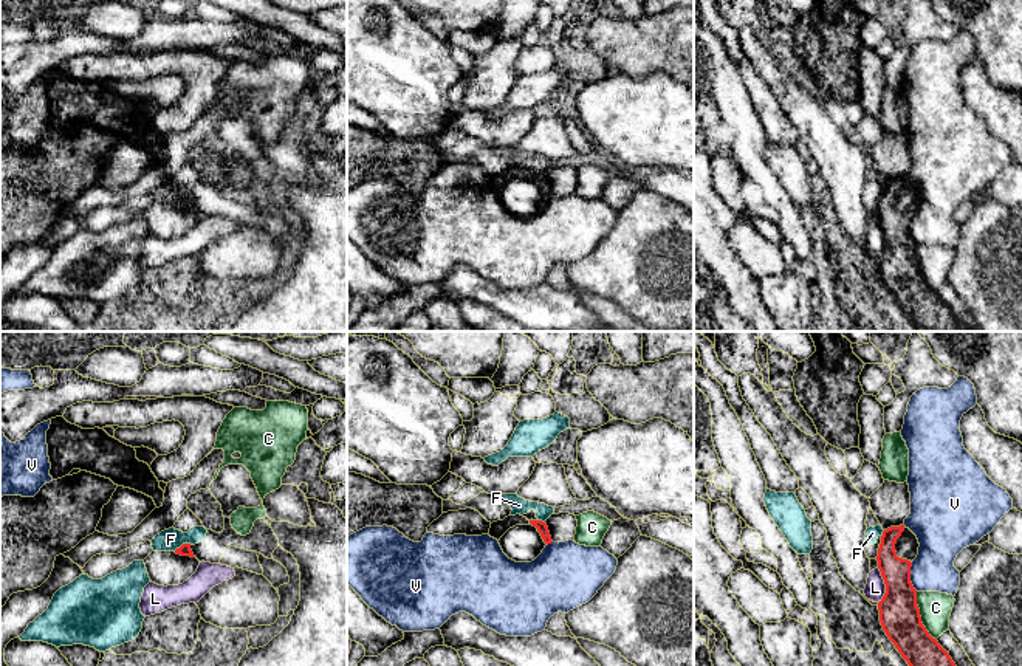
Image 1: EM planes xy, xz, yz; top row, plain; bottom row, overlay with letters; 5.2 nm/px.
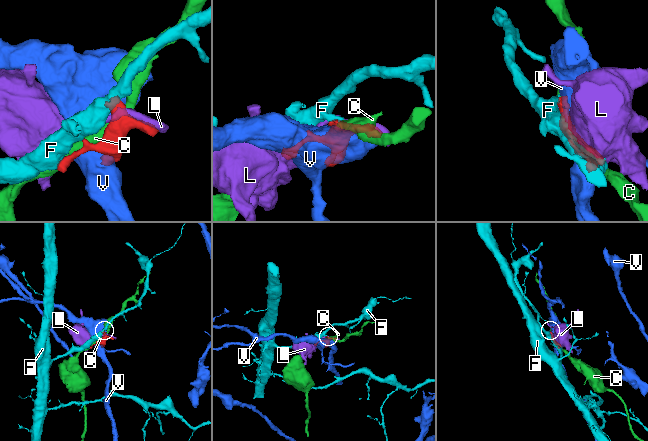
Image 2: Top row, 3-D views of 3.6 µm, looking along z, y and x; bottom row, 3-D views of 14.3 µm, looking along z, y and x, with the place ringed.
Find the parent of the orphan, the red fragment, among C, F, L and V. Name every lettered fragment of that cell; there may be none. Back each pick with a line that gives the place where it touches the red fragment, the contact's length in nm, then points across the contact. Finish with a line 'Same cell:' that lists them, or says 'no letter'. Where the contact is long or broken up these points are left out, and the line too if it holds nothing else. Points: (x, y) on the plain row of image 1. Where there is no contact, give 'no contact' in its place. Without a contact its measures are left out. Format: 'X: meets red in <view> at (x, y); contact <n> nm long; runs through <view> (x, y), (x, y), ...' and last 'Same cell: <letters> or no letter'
Same cell: no letter

